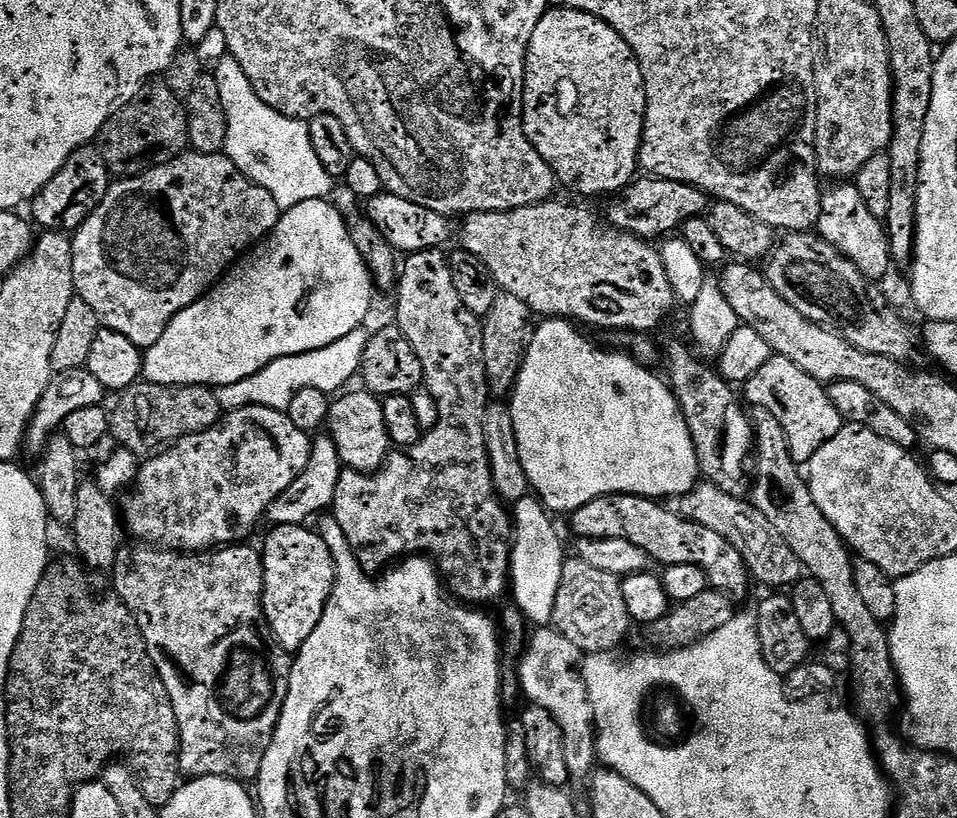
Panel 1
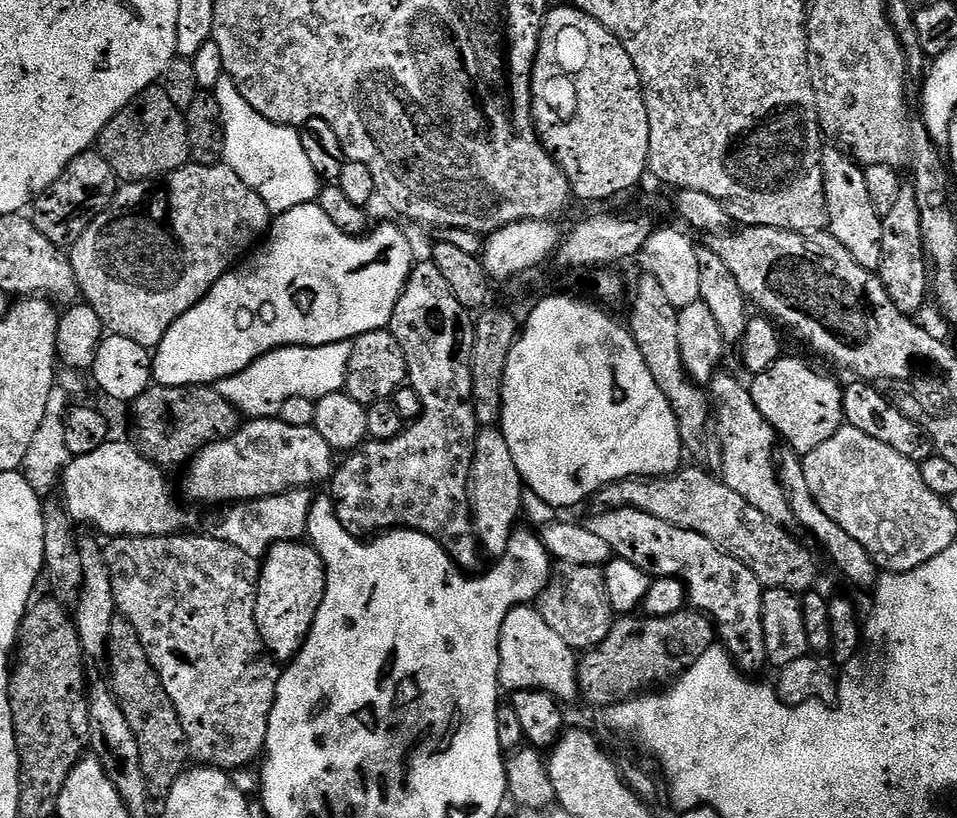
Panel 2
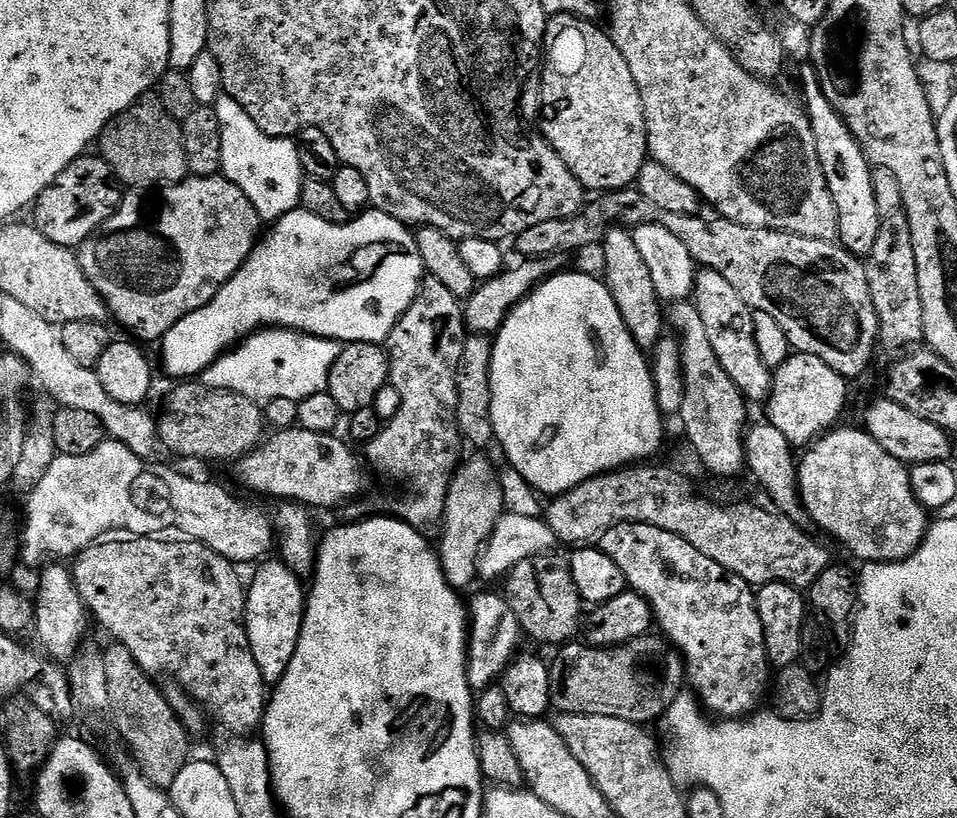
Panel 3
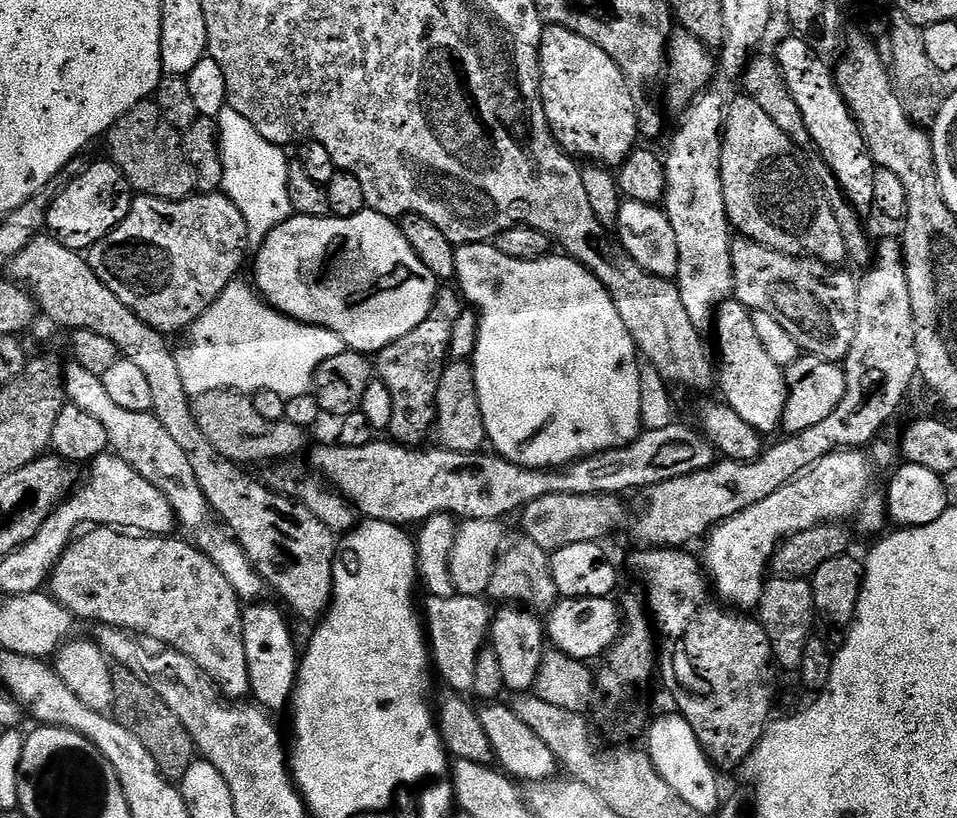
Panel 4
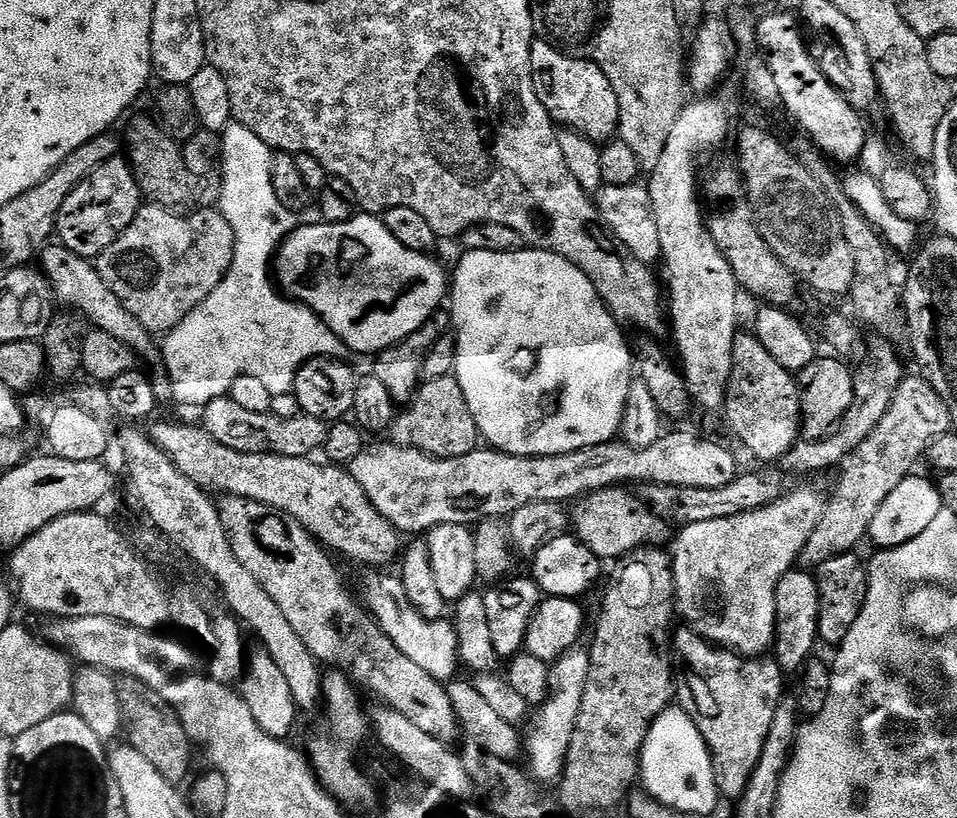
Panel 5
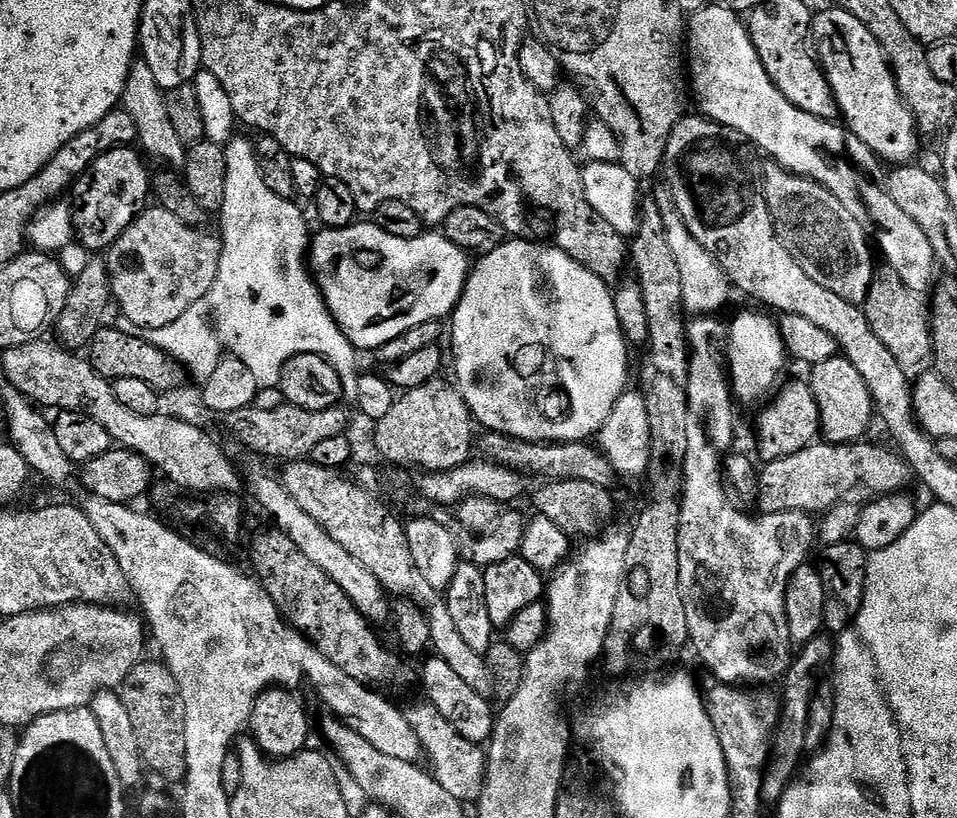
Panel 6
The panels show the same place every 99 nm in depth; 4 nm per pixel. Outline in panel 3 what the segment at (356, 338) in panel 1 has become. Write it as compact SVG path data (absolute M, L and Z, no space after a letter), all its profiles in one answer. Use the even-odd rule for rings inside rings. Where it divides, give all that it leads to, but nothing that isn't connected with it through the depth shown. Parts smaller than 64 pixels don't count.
M283 328L253 332L224 353L202 373L203 383L242 394L257 402L274 398L290 398L297 402L310 394L318 394L328 387L328 375L338 362L344 344L338 340L324 340L321 336L306 336Z

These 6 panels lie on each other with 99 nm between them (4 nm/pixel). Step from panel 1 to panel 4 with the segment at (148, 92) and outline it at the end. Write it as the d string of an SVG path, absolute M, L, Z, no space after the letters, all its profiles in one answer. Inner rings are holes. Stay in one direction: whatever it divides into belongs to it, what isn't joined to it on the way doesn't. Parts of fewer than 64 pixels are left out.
M151 99L126 110L126 114L122 114L122 118L108 129L107 140L107 155L113 164L120 167L139 195L157 196L163 200L187 200L197 191L196 175L192 173L182 150L184 138L181 129L170 126L170 122L162 118L162 110L158 110Z

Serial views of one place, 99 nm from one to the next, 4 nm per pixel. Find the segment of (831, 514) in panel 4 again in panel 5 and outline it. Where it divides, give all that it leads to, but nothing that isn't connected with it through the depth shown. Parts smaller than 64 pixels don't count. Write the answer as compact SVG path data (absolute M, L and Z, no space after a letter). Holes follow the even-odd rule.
M800 488L797 492L789 491L787 494L775 500L772 504L767 504L765 508L759 508L753 512L747 512L734 518L718 518L711 522L700 522L685 525L675 537L670 555L673 560L672 572L675 574L677 611L687 627L699 634L703 640L707 640L713 646L719 646L728 649L729 652L737 652L740 656L749 658L760 658L765 655L764 652L773 647L776 643L776 587L778 582L787 572L793 571L794 565L799 561L802 554L802 546L806 546L806 541L810 534L814 534L814 526L822 522L824 513L825 497L820 497L818 493L811 492L808 488Z

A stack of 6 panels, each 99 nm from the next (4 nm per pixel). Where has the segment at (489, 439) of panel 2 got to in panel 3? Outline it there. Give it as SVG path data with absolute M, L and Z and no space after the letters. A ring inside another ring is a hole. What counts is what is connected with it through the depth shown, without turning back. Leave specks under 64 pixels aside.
M476 454L473 460L465 459L452 477L444 511L444 527L438 537L440 565L453 588L465 590L472 583L477 583L480 558L496 523L505 512L504 488L496 477L495 466L484 454Z

